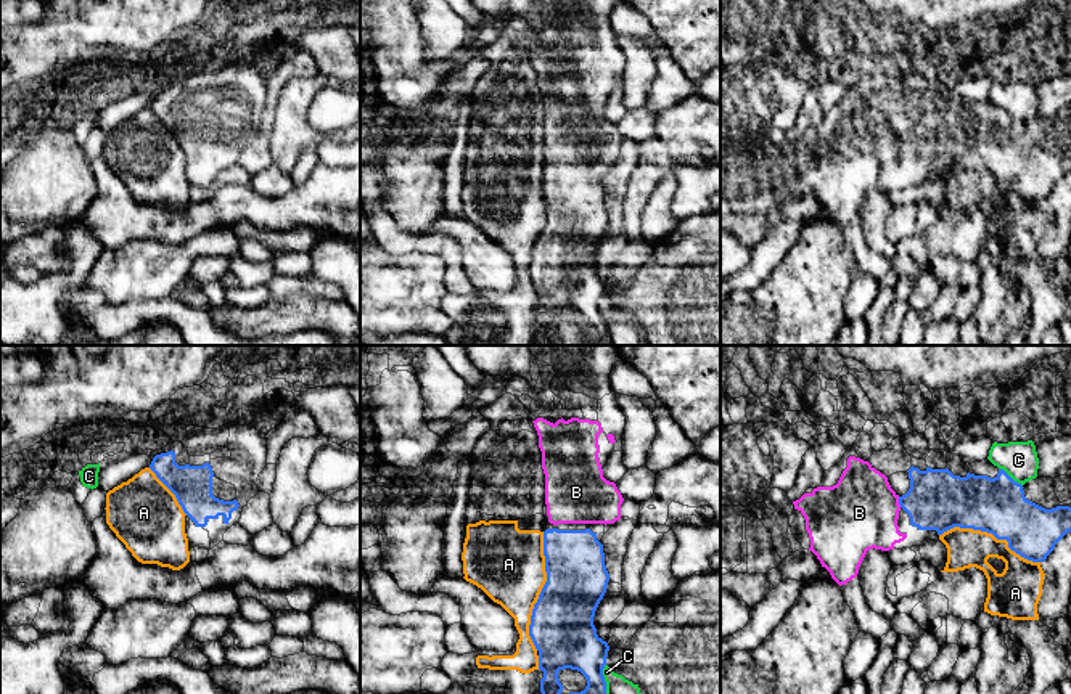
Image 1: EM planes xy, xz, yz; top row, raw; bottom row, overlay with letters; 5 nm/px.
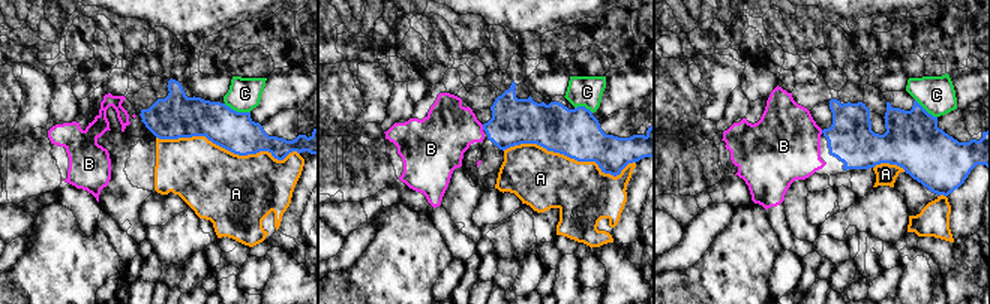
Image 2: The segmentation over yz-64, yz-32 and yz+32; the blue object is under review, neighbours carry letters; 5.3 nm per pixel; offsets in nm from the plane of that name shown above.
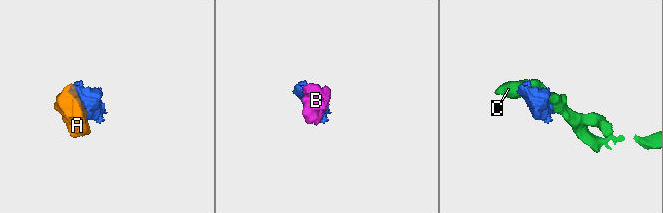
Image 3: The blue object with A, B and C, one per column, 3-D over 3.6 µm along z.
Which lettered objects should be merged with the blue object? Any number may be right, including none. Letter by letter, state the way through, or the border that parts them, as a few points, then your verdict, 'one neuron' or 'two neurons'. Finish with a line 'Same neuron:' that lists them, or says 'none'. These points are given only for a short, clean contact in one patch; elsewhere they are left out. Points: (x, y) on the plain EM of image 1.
A: two neurons
B: runs through yz (938, 140), (899, 142), (872, 146), (859, 153); one neuron
C: two neurons
Same neuron: B

